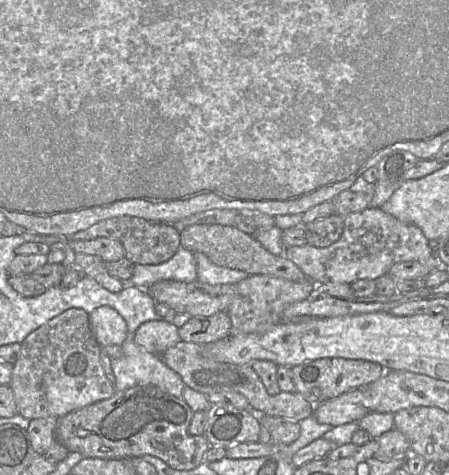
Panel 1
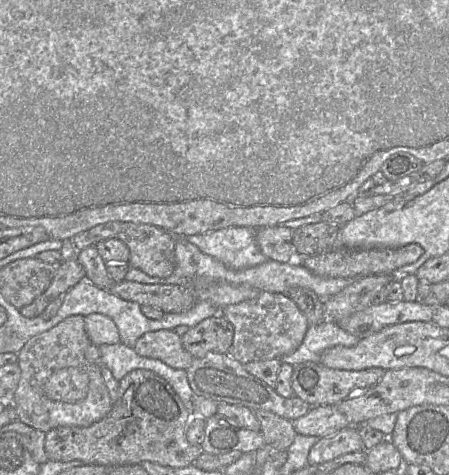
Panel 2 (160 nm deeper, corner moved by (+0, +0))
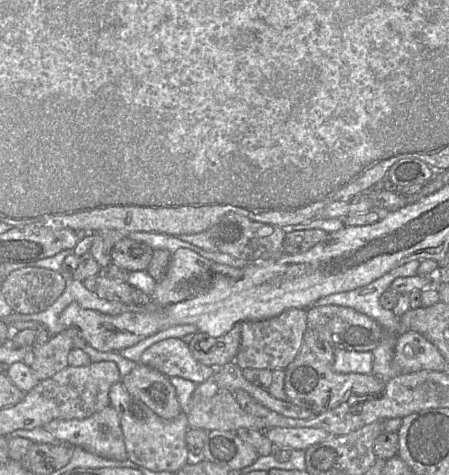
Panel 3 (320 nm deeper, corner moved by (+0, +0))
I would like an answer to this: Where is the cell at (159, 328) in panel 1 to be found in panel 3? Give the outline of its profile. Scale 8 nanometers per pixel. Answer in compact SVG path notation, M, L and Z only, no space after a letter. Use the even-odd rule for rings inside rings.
M167 338L148 347L140 363L167 377L181 377L201 384L212 379L215 368L197 361L188 345L179 338Z

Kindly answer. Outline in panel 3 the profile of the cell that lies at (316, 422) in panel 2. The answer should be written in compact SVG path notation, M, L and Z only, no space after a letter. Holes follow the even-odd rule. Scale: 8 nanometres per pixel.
M276 427L269 429L265 435L275 448L292 448L306 450L310 446L320 443L330 434L320 428L286 428Z

